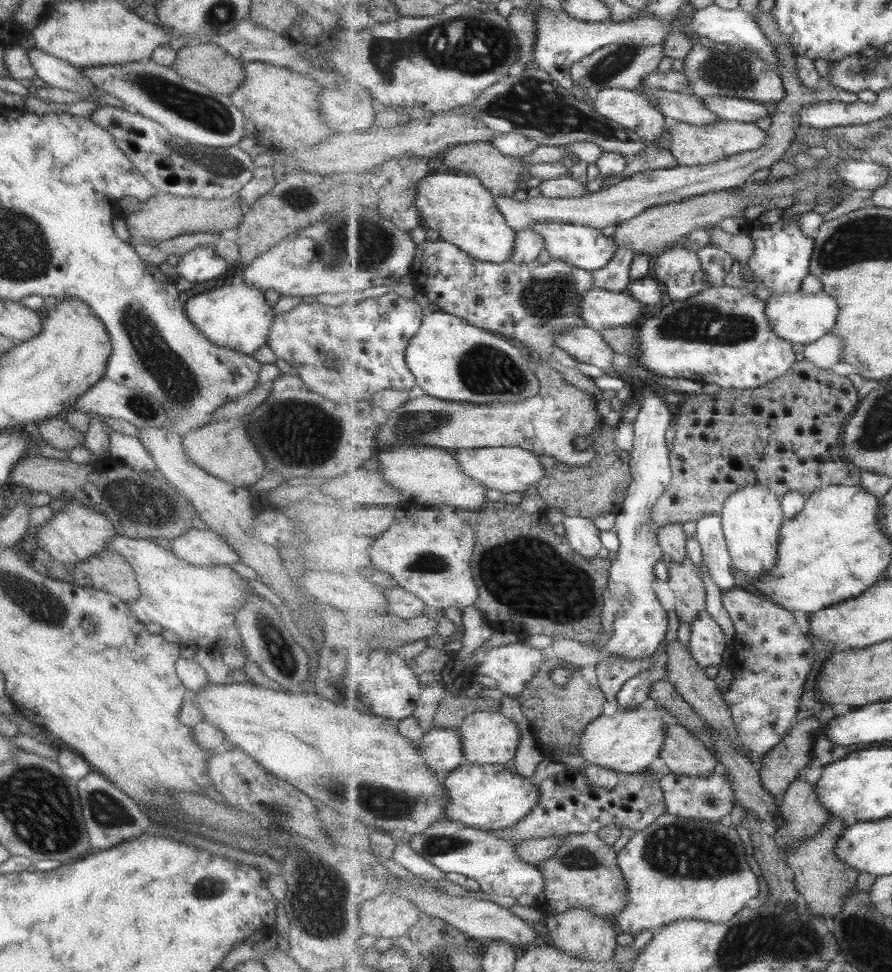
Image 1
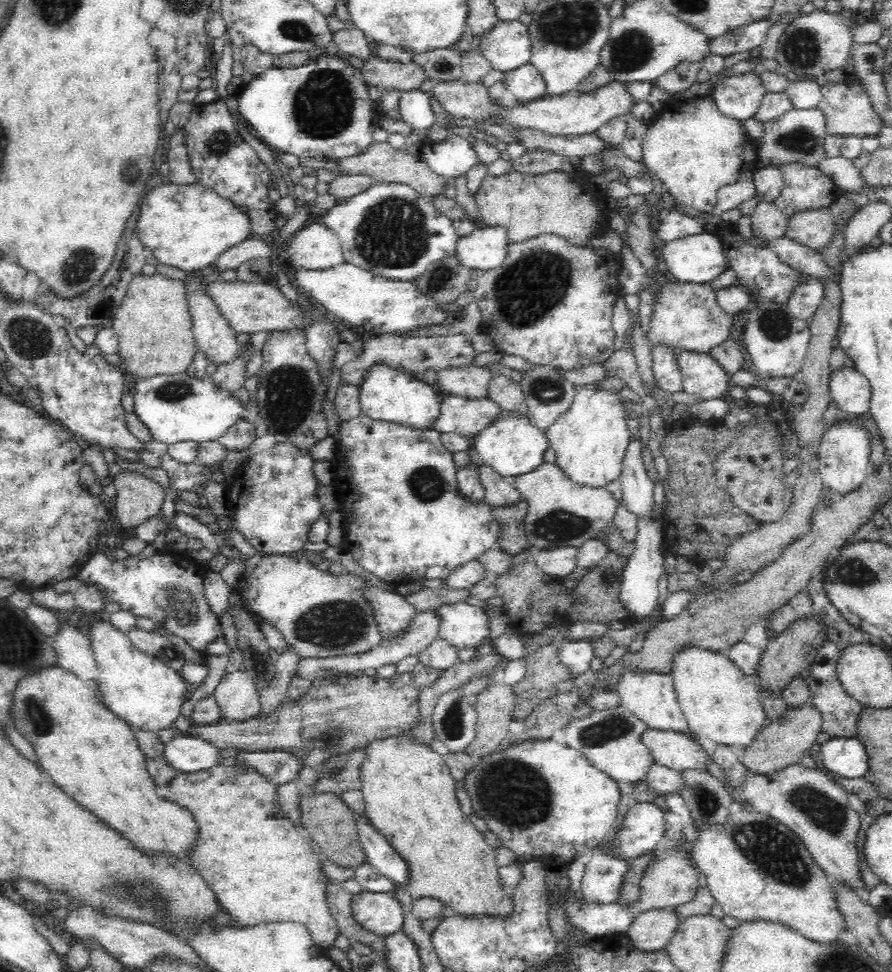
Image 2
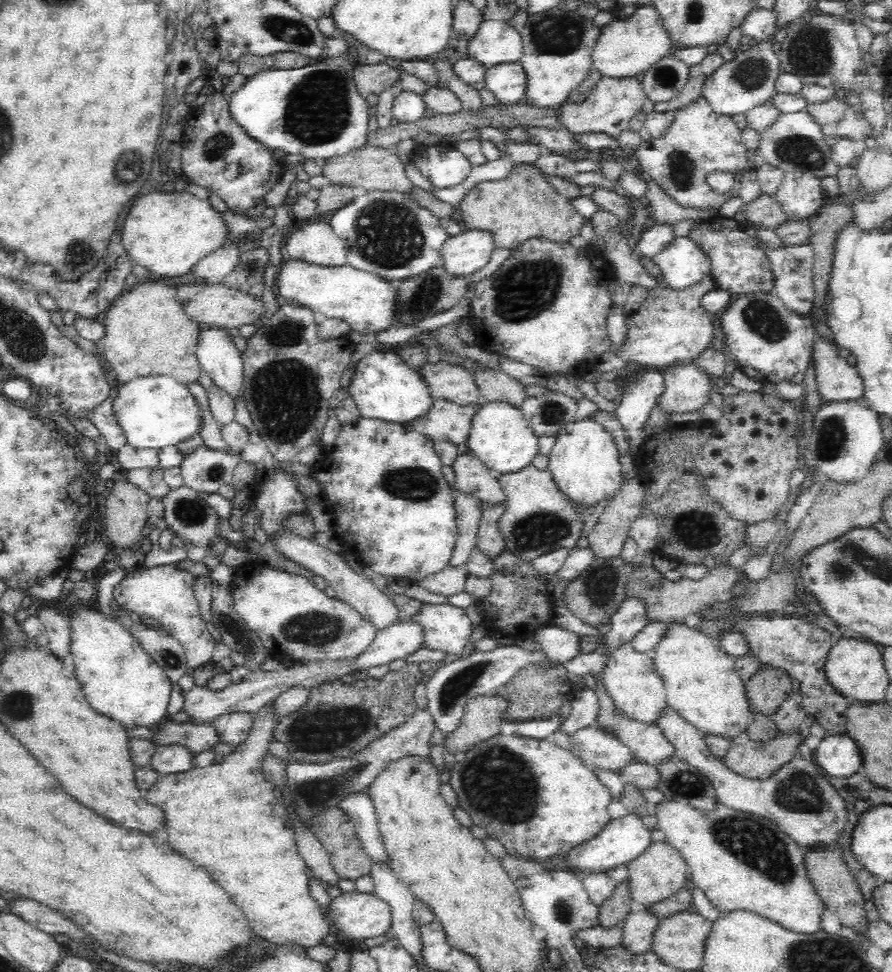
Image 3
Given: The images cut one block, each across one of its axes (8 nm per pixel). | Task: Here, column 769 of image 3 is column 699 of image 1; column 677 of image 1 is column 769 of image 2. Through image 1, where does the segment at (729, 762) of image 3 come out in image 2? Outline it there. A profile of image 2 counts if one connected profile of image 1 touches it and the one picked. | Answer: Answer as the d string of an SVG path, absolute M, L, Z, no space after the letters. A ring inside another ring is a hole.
M812 699L800 705L791 705L782 717L772 722L767 722L757 734L756 740L745 748L743 756L739 761L752 773L756 775L768 775L778 772L792 763L797 758L808 753L812 744L816 743L816 736L820 734L823 727L823 718Z

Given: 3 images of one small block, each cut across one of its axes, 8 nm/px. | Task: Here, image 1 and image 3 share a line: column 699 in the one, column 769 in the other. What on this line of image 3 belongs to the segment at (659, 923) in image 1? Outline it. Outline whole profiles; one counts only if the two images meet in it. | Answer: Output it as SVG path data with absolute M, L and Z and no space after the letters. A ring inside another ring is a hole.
M664 800L656 805L655 811L656 829L662 831L665 841L681 854L688 865L690 881L720 911L721 917L736 910L744 910L754 912L797 934L814 935L822 932L820 919L826 904L820 899L808 877L805 855L801 848L775 822L749 812L728 808L720 802L712 812L703 812L688 803Z

